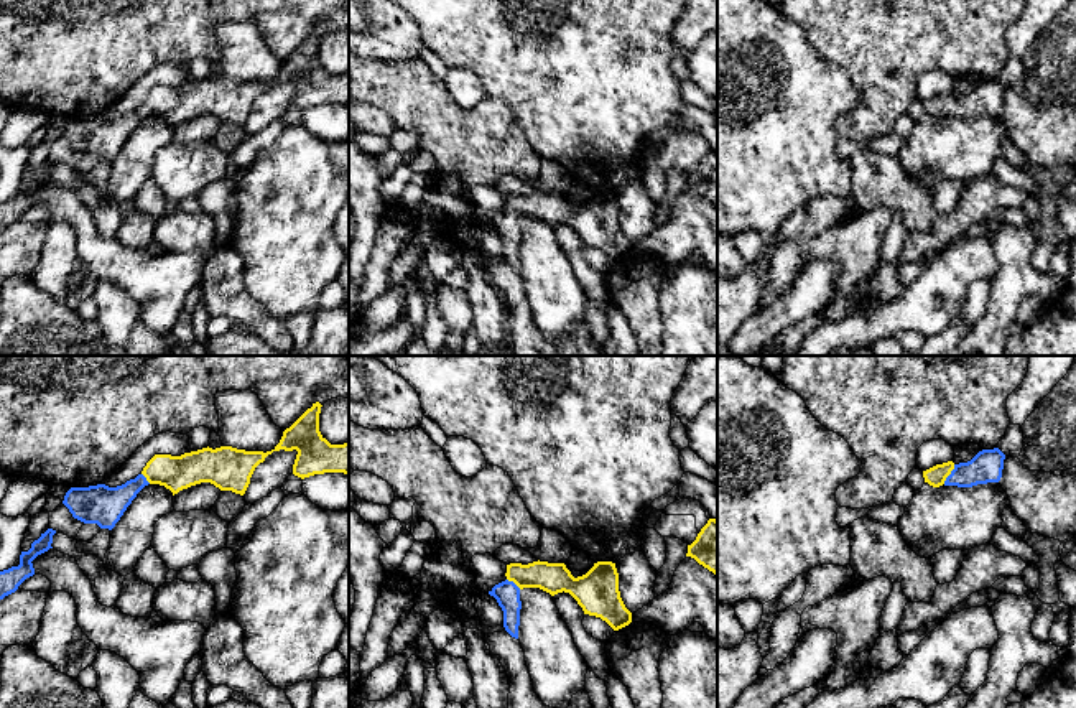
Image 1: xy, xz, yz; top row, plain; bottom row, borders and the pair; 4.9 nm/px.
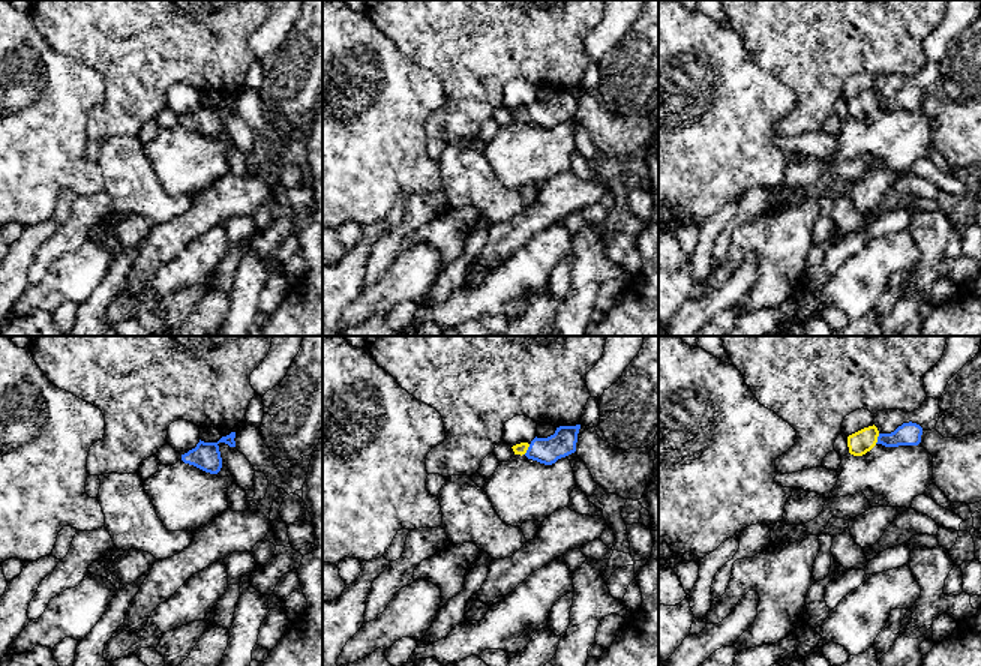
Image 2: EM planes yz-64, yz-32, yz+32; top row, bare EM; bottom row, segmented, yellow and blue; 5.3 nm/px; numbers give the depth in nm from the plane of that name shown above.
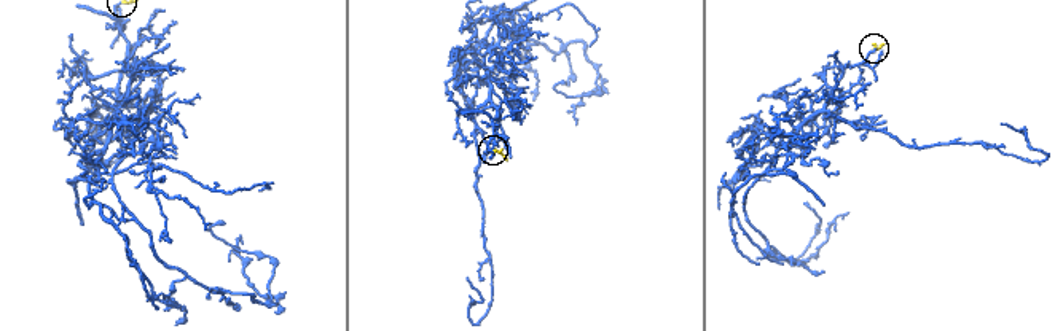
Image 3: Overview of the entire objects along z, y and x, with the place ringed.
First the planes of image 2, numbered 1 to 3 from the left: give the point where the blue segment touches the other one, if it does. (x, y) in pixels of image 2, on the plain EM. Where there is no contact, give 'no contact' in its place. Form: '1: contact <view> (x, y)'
1: no contact
2: contact yz-32 (527, 113)
3: contact yz+32 (876, 102)

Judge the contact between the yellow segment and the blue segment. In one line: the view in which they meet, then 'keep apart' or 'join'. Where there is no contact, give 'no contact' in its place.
contact in yz; join

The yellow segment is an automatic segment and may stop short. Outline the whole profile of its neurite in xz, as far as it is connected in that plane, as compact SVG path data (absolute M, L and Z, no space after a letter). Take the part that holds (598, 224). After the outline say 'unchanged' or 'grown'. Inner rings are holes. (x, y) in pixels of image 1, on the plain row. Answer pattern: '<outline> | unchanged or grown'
M533 193L528 196L507 196L507 211L495 216L489 226L494 227L503 242L505 262L518 270L520 257L520 222L540 219L551 227L569 224L584 245L601 249L614 262L632 254L632 244L625 239L619 222L619 204L615 194L597 193L582 207L574 209L564 194Z | grown

